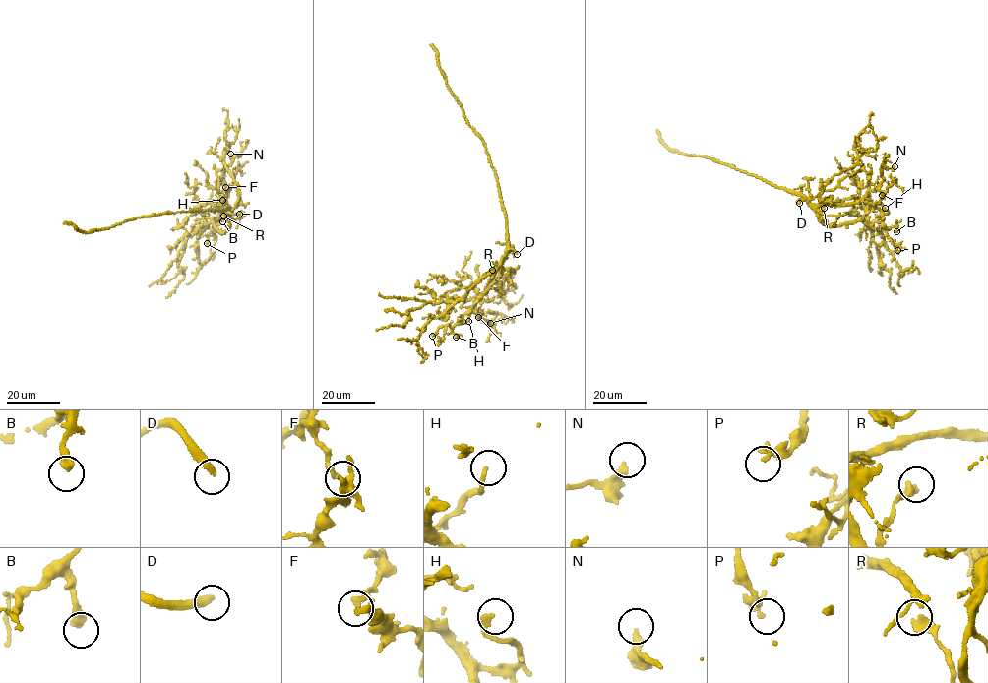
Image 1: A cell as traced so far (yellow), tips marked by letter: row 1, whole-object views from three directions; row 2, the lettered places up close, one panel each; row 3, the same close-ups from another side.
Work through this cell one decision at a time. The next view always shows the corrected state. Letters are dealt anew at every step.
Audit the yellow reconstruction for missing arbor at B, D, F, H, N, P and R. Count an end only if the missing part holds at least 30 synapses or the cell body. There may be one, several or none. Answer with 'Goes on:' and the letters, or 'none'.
Goes on: D

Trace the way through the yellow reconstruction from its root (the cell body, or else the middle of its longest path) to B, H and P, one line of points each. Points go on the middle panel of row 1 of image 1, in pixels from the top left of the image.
B: (507, 232), (507, 249), (500, 276), (454, 327), (456, 337)
H: (507, 232), (507, 249), (500, 276), (463, 315), (461, 322), (468, 321)
P: (507, 232), (507, 249), (500, 276), (463, 315), (463, 319), (452, 326), (441, 326), (432, 336)

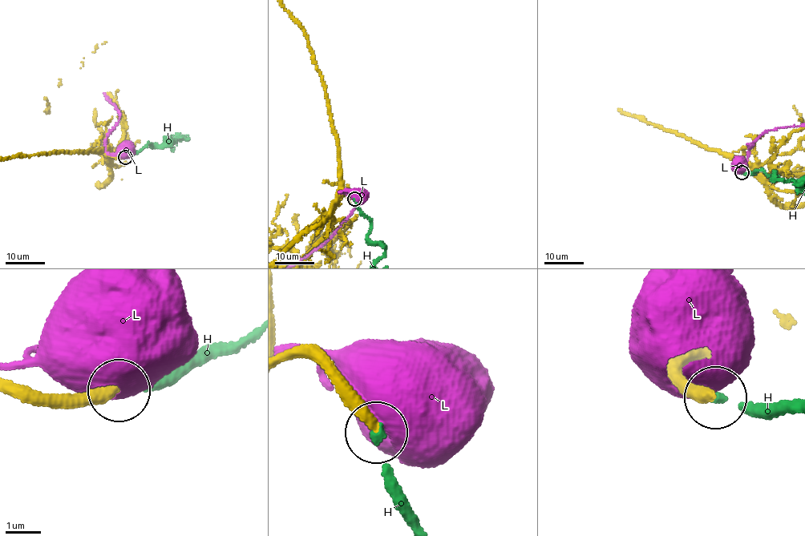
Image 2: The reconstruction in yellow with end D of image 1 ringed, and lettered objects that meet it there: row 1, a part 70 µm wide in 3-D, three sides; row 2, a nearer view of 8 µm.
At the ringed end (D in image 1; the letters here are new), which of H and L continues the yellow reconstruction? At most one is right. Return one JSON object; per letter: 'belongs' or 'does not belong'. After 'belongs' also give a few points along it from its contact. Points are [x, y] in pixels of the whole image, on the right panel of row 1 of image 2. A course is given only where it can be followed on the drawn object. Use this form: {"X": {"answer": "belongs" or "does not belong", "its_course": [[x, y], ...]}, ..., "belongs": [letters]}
{"H": {"answer": "belongs", "its_course": [[740, 172], [753, 175], [758, 170], [765, 171], [773, 180], [798, 180], [804, 176]]}, "L": {"answer": "does not belong"}, "belongs": ["H"]}

